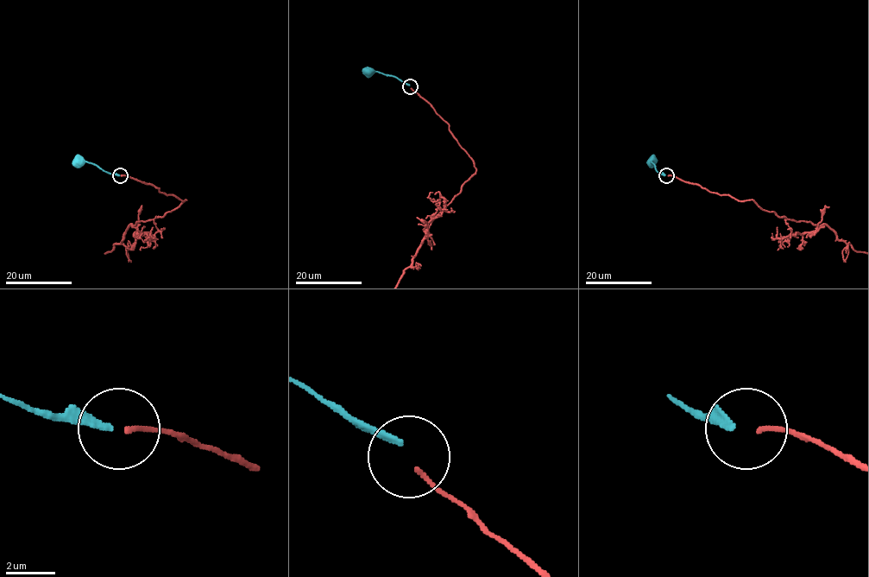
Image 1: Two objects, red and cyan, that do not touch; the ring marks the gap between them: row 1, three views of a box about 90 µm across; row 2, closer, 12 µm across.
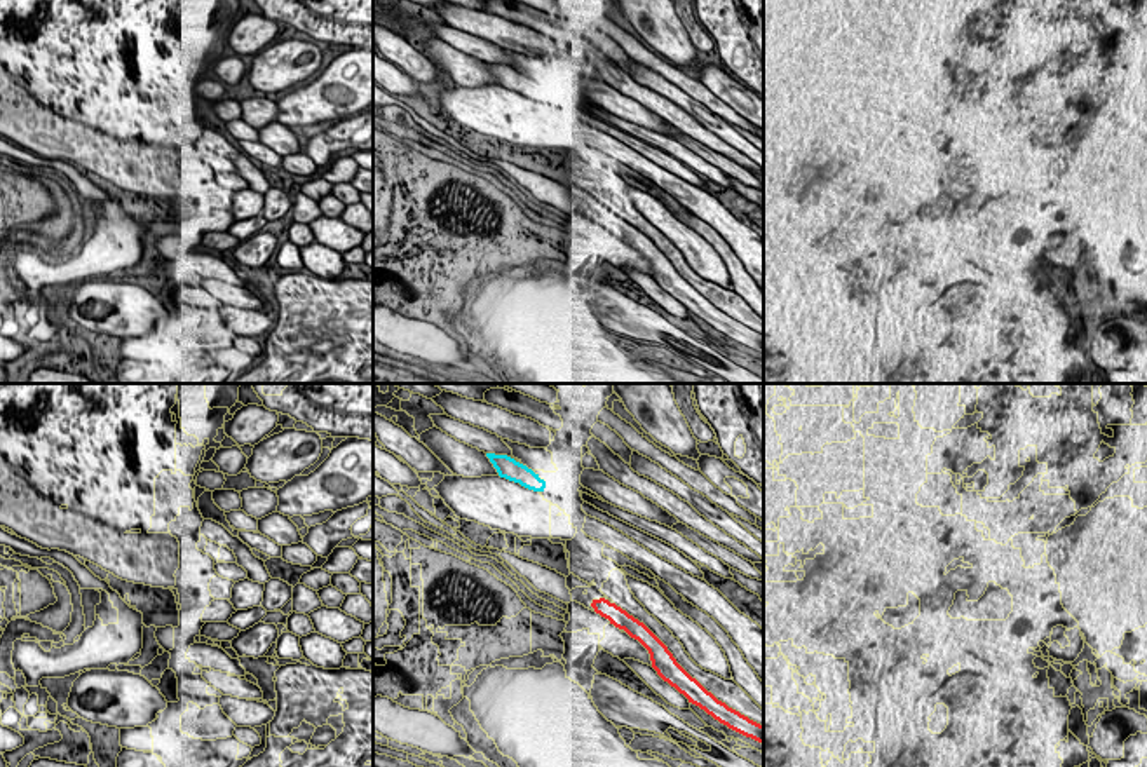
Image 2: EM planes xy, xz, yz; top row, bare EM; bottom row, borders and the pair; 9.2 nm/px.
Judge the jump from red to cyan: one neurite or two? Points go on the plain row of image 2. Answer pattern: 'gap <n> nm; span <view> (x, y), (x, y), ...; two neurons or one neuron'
gap 1100 nm; span xz (593, 210), (542, 100); one neuron

